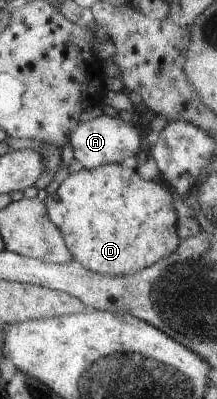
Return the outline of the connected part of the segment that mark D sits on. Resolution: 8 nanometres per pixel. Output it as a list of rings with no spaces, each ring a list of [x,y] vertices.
[[[121,163],[73,172],[55,193],[47,195],[44,203],[51,222],[63,233],[73,260],[100,275],[133,274],[174,253],[181,242],[176,229],[178,214],[169,186],[161,179],[148,181],[136,169],[123,167]]]

